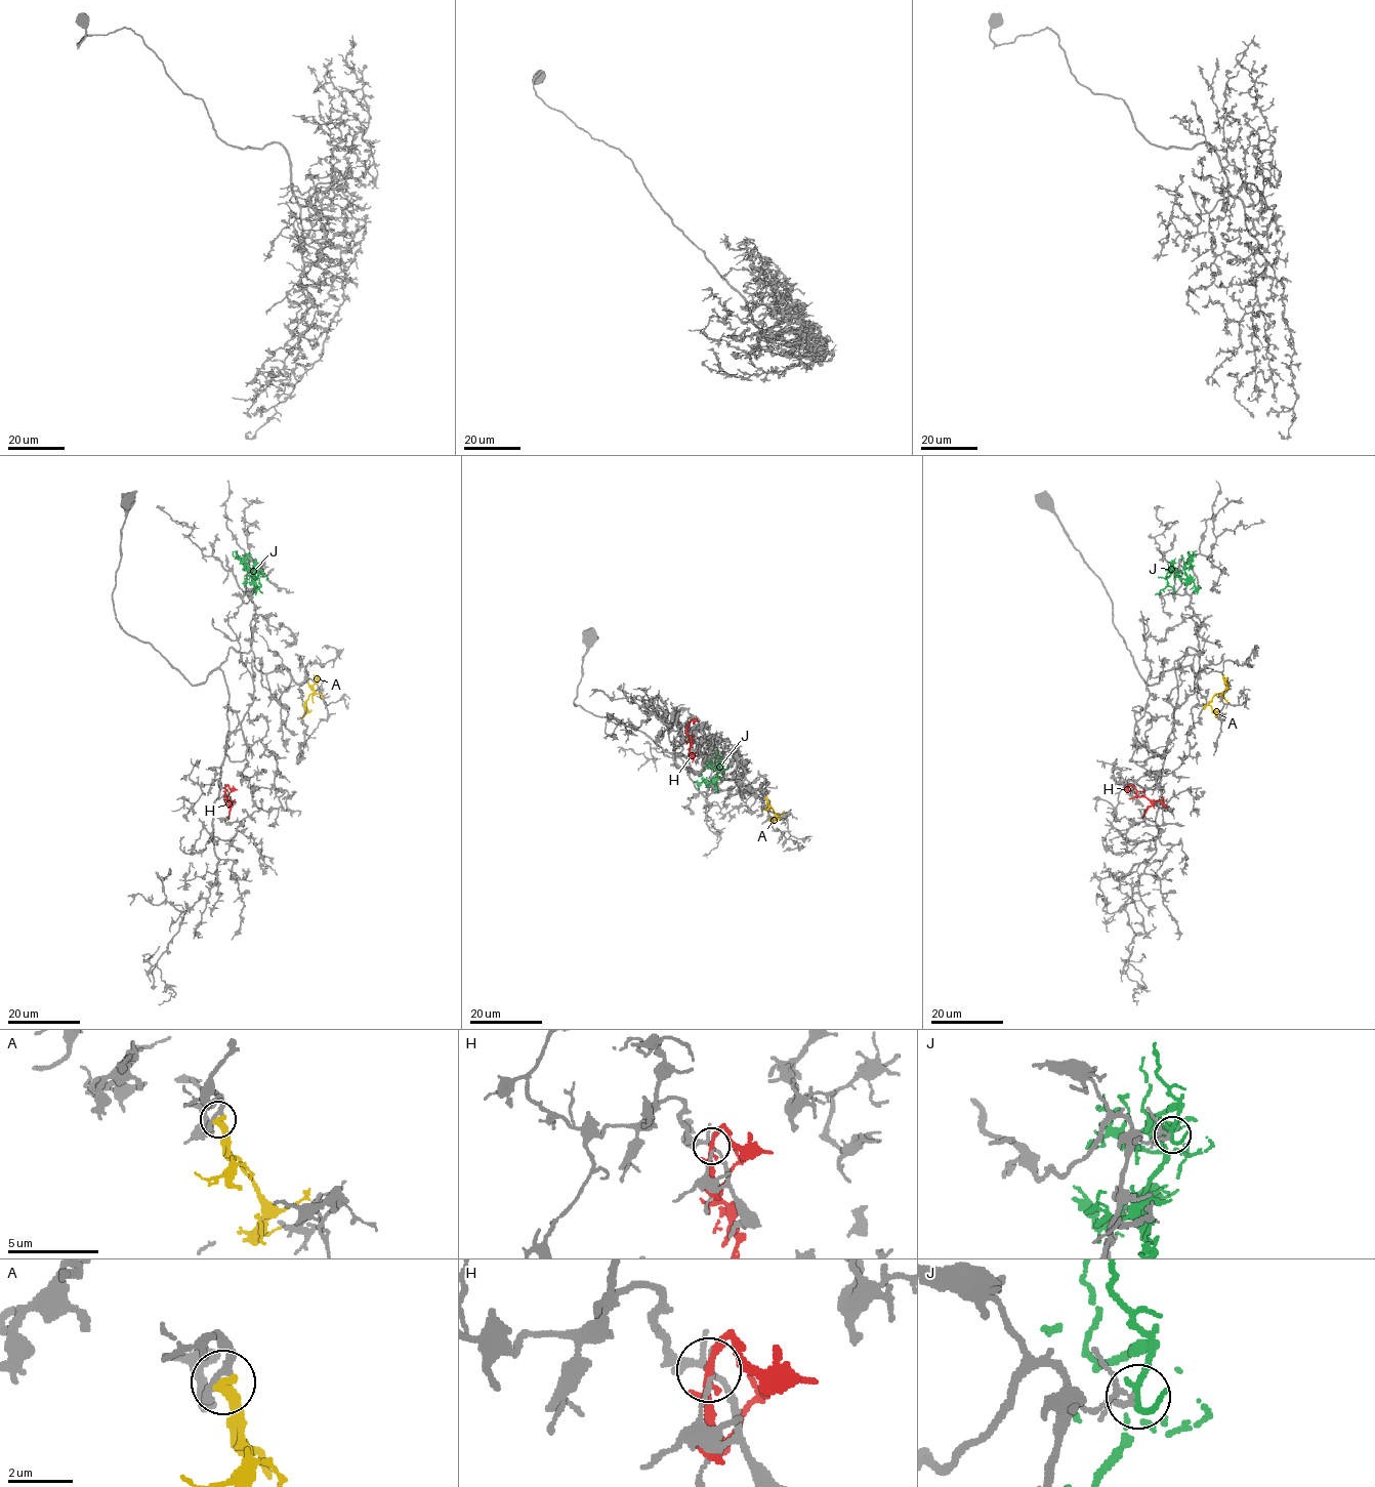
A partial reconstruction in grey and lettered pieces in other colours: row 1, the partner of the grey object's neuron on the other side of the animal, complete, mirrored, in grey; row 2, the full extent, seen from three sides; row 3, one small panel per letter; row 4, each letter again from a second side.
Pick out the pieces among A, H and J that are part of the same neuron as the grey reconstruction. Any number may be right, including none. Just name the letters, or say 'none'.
none

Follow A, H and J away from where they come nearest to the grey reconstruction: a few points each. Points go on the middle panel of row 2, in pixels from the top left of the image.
A: (765, 797), (775, 820), (778, 818), (775, 816)
H: (686, 729), (692, 761)
J: (720, 767), (720, 759), (716, 765), (718, 773), (715, 780), (694, 782)

